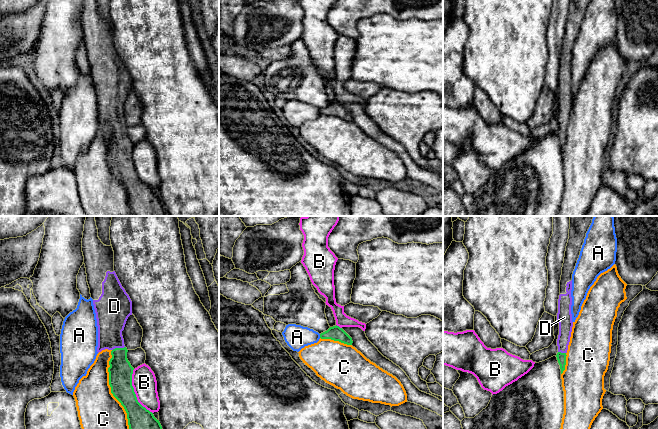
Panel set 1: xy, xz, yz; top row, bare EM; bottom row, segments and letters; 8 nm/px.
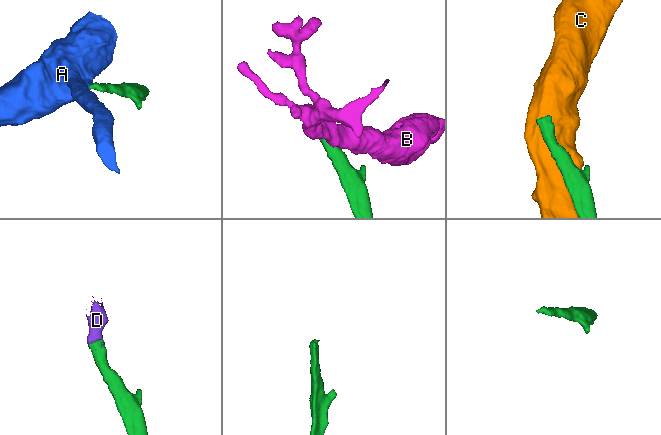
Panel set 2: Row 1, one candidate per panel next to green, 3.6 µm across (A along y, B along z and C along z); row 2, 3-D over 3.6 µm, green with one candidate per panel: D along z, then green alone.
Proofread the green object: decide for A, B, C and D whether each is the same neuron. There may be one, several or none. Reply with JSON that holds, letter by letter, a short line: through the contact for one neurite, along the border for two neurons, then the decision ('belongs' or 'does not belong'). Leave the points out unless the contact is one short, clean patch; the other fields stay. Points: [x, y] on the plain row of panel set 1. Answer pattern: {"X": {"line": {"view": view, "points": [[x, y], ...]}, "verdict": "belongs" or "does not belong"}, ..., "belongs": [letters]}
{"A": {"verdict": "does not belong"}, "B": {"verdict": "does not belong"}, "C": {"verdict": "does not belong"}, "D": {"line": {"view": "xy", "points": [[120, 147], [118, 124], [111, 114], [111, 94]]}, "verdict": "belongs"}, "belongs": ["D"]}

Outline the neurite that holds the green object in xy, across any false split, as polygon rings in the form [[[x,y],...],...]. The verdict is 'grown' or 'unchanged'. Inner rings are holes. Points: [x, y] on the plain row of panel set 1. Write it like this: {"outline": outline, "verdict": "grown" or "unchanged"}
{"outline": [[[84,0],[82,28],[90,64],[91,74],[96,89],[98,102],[97,128],[108,125],[112,134],[109,137],[109,161],[111,169],[121,179],[127,189],[128,201],[136,216],[167,216],[162,202],[153,189],[143,183],[137,176],[132,162],[134,144],[127,135],[122,107],[126,97],[132,91],[132,77],[122,63],[114,47],[114,27],[112,22],[104,21],[98,13],[96,0]]], "verdict": "grown"}

